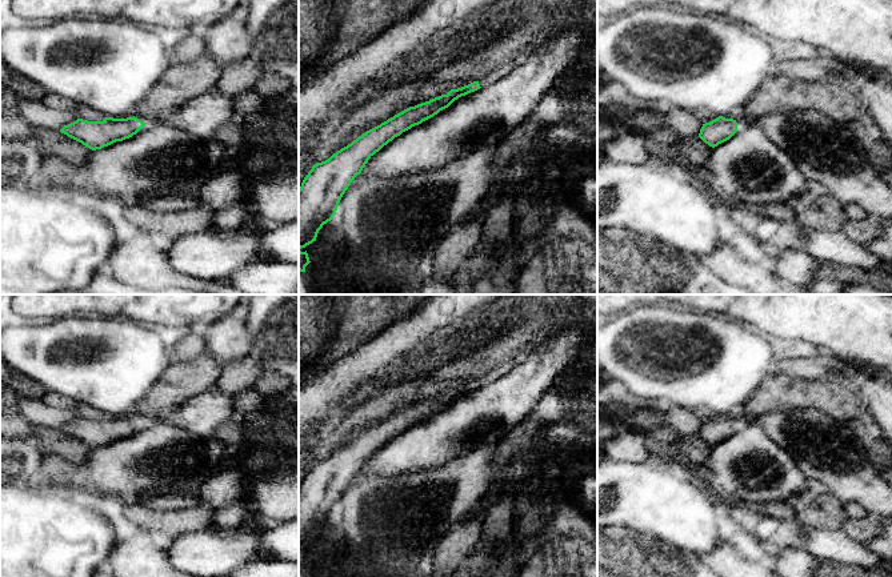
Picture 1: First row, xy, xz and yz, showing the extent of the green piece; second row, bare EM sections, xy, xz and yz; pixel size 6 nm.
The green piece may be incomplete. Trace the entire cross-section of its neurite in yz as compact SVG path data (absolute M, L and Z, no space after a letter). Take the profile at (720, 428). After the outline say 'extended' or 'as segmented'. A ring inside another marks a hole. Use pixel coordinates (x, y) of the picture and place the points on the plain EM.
M719 414L717 417L703 422L699 436L715 446L719 442L729 438L737 429L737 421L733 417Z | as segmented

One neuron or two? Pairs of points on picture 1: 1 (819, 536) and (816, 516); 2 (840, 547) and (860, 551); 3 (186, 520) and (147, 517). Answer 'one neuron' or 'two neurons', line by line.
1: two neurons
2: one neuron
3: one neuron

